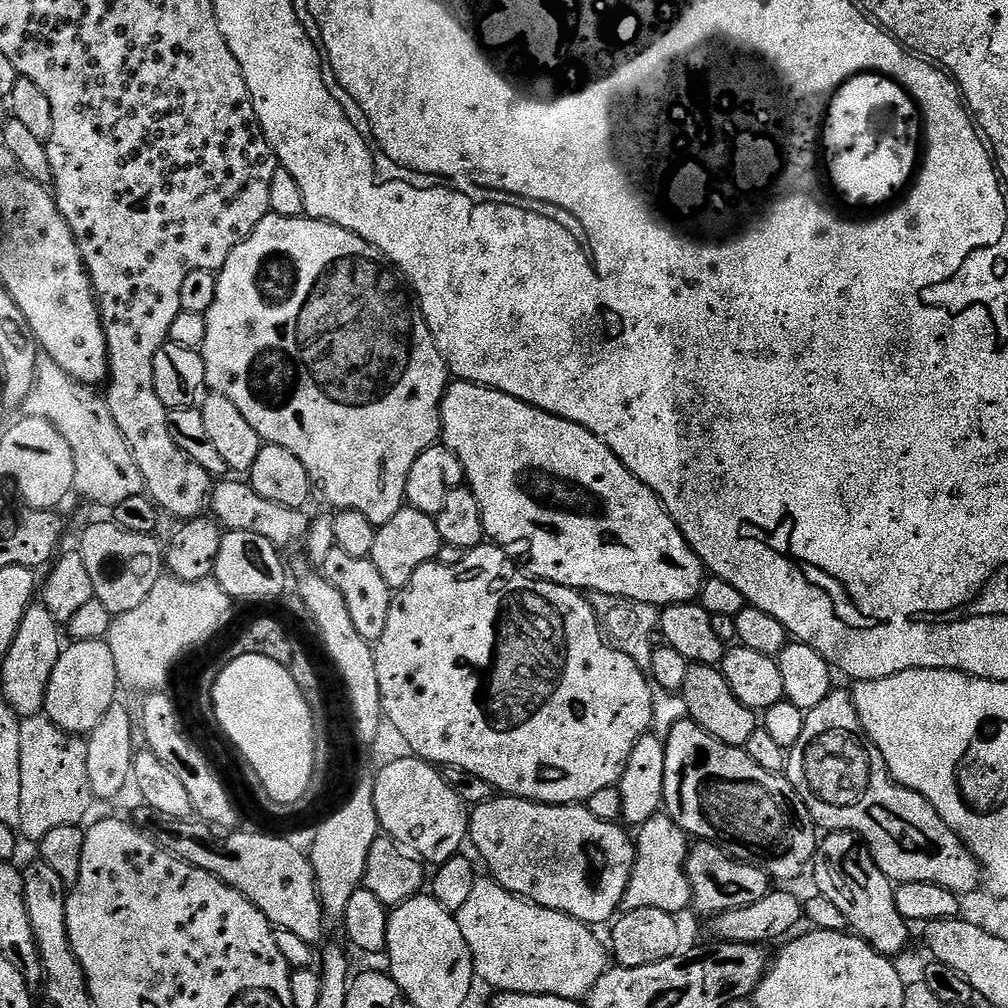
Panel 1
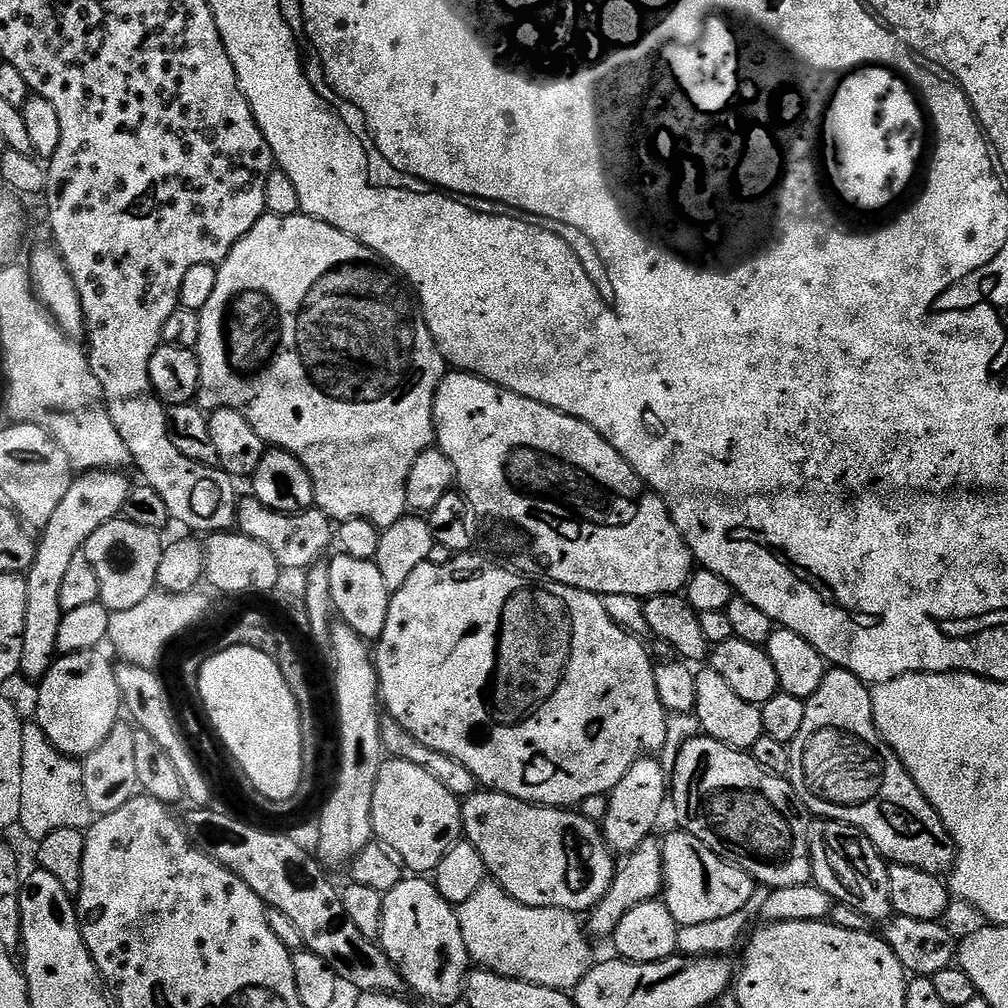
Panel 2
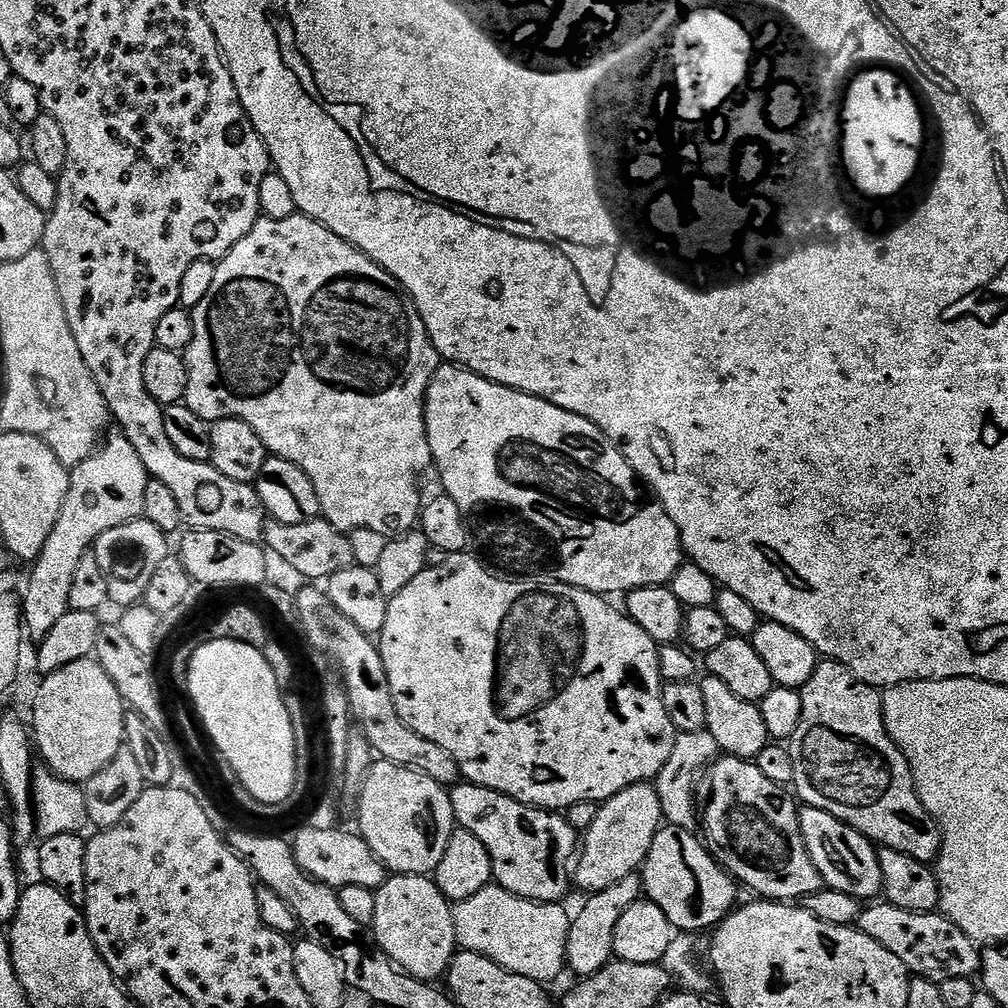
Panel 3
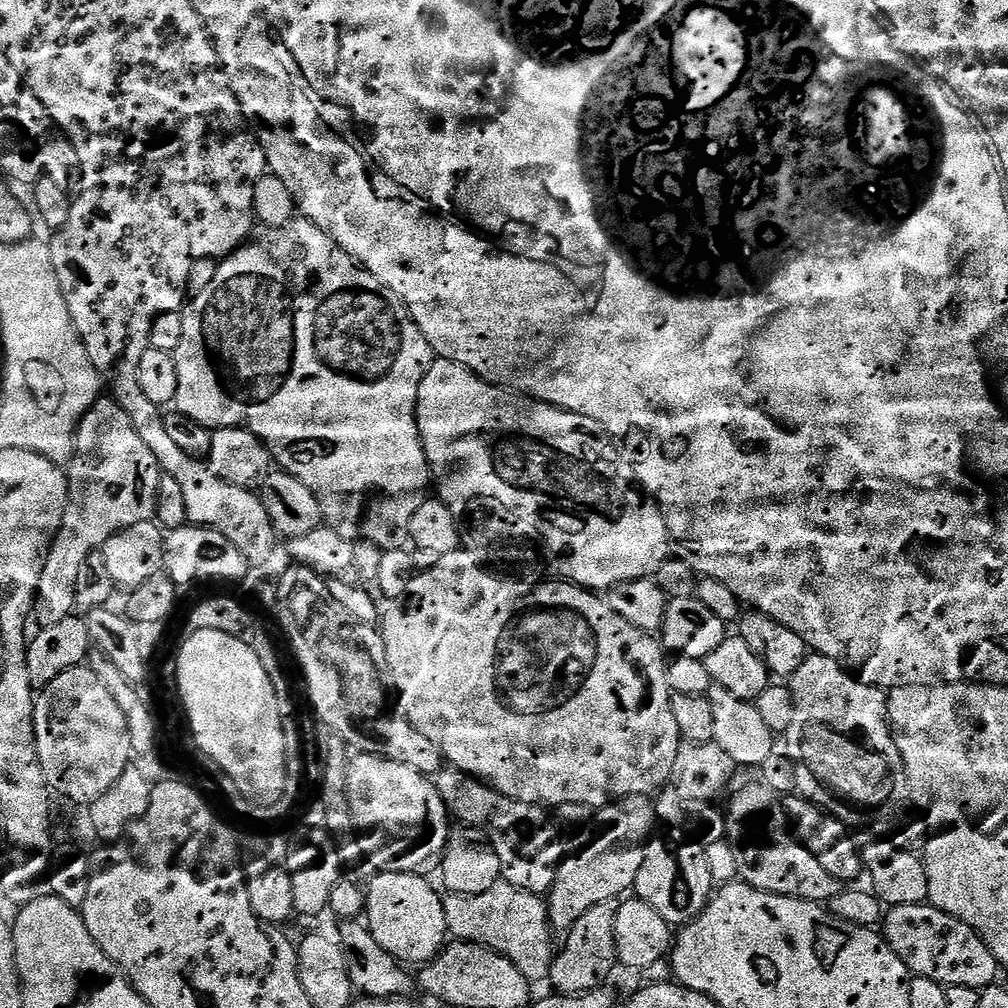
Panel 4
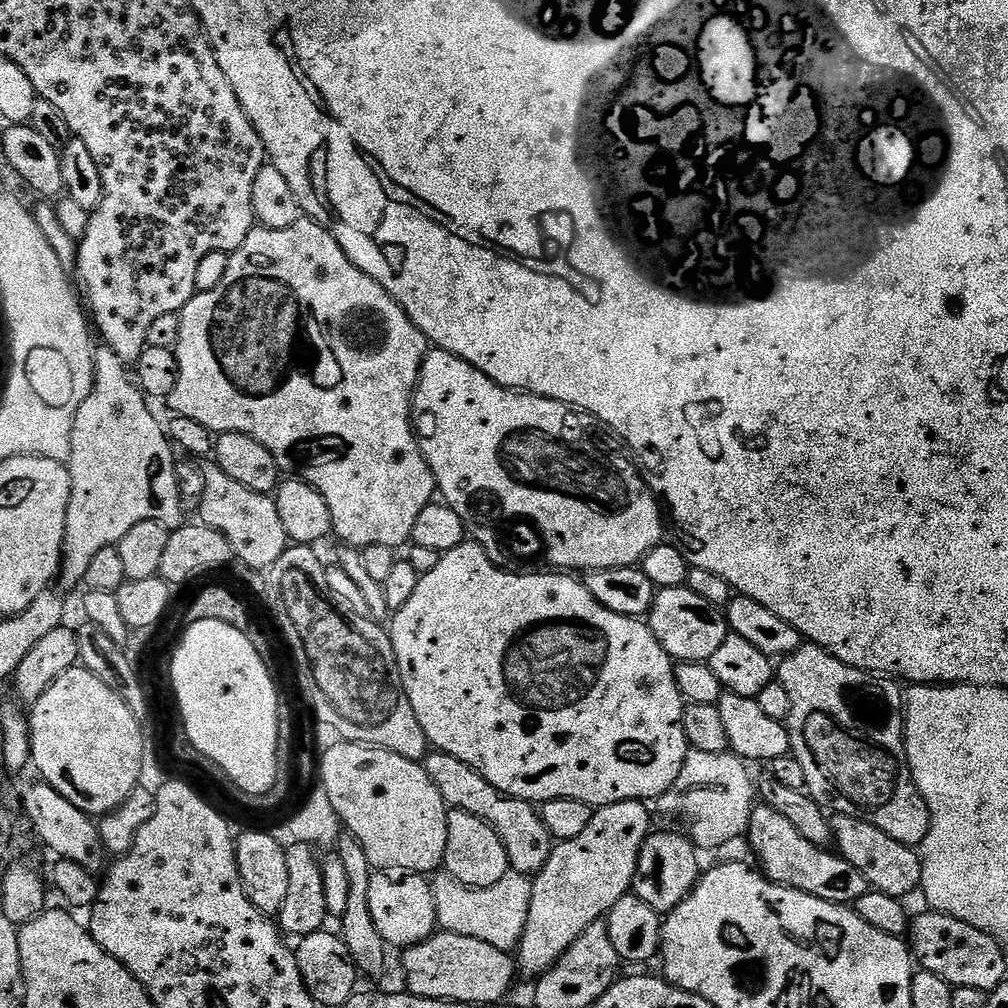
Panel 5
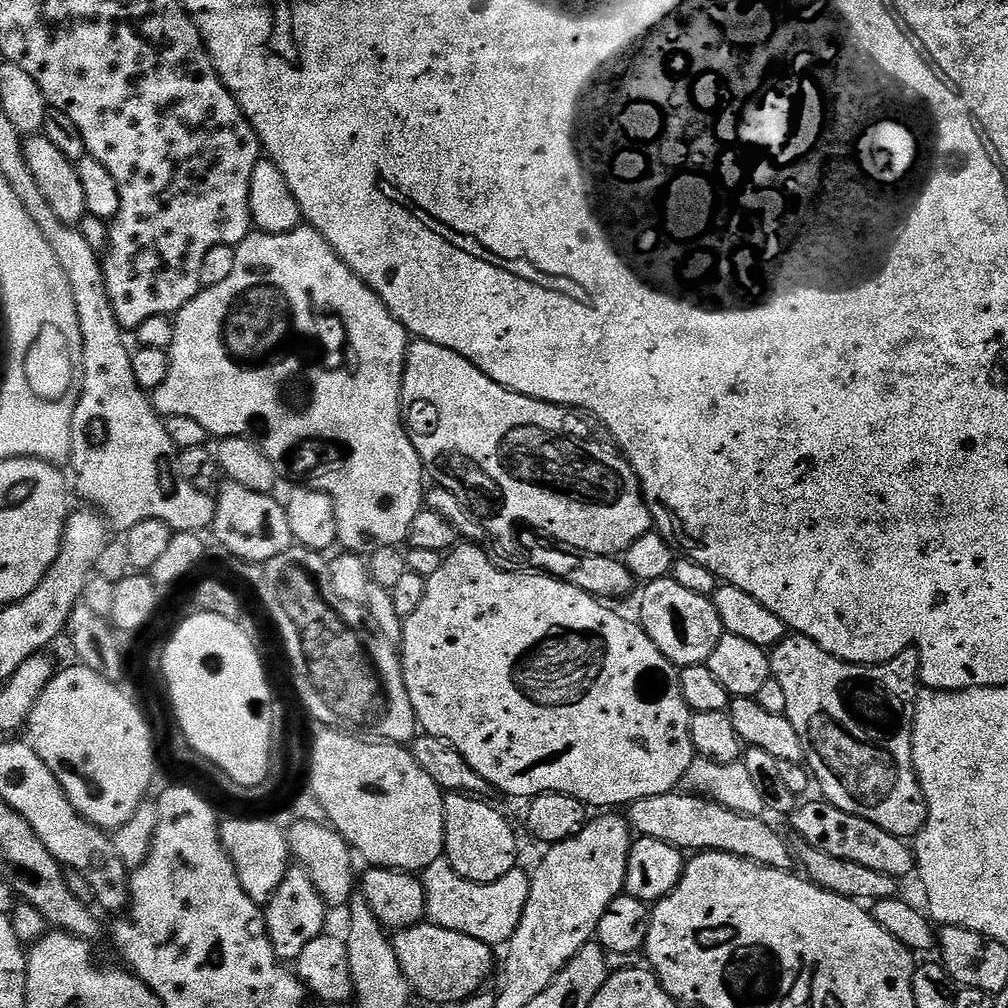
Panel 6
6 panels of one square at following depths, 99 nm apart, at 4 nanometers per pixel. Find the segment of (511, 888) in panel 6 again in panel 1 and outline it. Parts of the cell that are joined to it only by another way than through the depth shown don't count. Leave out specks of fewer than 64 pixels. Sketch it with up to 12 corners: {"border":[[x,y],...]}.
{"border":[[491,878],[454,915],[496,992],[580,1002],[610,967],[589,925]]}

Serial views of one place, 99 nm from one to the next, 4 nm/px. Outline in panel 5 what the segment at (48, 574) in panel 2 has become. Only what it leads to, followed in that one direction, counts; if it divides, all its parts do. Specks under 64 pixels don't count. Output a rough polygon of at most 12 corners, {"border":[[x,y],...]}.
{"border":[[97,347],[74,418],[58,580],[138,522],[183,528],[178,456]]}

